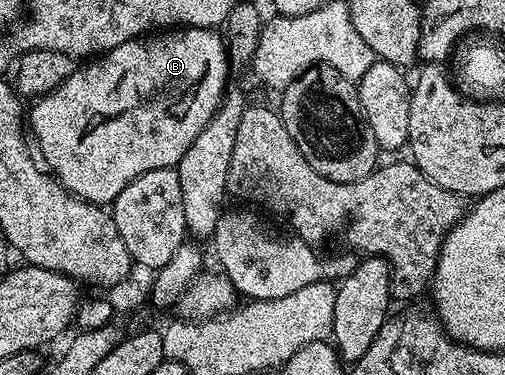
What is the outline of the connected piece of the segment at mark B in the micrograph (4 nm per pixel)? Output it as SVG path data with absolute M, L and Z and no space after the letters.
M176 27L174 30L159 30L146 38L125 42L84 64L87 64L84 68L83 65L76 67L75 72L69 74L69 78L65 78L65 82L61 82L61 86L57 86L57 90L53 90L47 96L38 97L32 103L35 105L29 108L29 132L37 145L37 152L42 163L46 165L51 175L67 189L68 193L79 197L80 200L88 200L89 203L100 206L110 205L117 198L117 194L121 194L121 190L125 190L125 186L129 186L129 182L141 178L141 174L145 174L149 170L176 167L189 146L192 146L194 139L201 134L201 130L204 130L206 124L213 118L219 104L223 101L224 93L229 88L227 46L224 37L214 28Z

